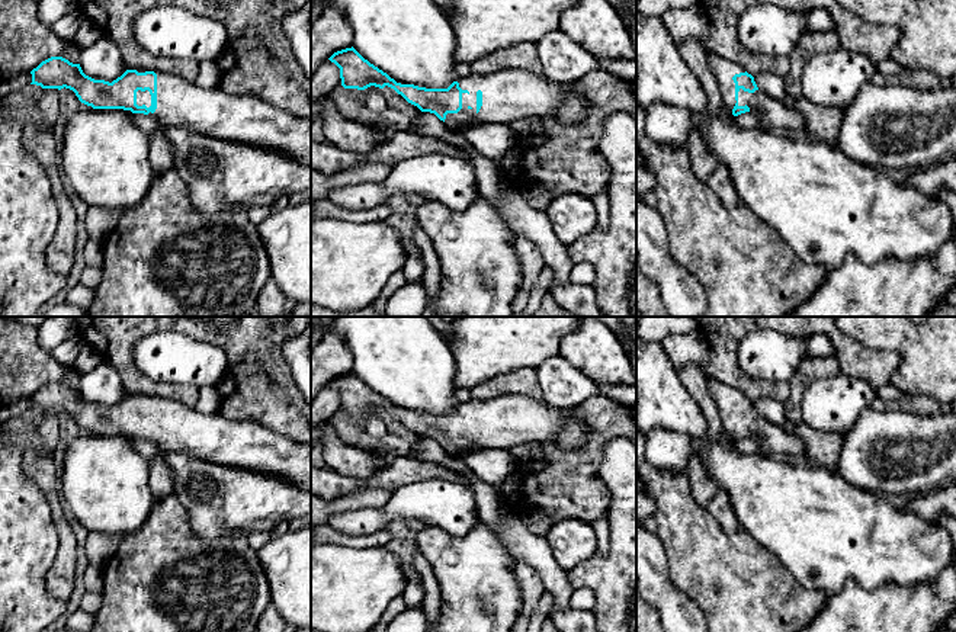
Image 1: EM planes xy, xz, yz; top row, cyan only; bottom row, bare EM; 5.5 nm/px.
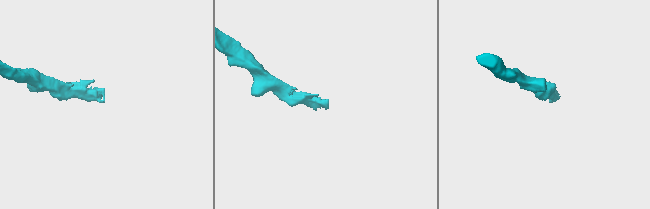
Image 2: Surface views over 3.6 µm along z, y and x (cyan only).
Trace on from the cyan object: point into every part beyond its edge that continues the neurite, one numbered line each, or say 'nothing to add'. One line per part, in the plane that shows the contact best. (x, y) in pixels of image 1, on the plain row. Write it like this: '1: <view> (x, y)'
1: yz (724, 395)

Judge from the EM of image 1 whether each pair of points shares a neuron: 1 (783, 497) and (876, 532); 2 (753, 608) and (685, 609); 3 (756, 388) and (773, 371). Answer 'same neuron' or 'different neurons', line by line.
1: same neuron
2: different neurons
3: different neurons

